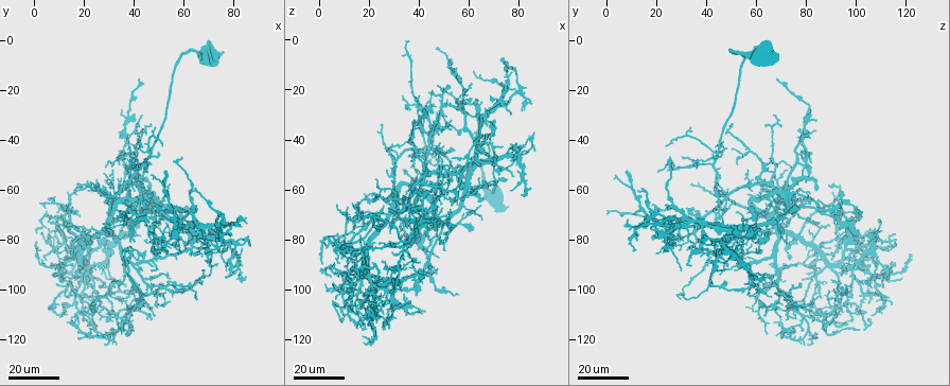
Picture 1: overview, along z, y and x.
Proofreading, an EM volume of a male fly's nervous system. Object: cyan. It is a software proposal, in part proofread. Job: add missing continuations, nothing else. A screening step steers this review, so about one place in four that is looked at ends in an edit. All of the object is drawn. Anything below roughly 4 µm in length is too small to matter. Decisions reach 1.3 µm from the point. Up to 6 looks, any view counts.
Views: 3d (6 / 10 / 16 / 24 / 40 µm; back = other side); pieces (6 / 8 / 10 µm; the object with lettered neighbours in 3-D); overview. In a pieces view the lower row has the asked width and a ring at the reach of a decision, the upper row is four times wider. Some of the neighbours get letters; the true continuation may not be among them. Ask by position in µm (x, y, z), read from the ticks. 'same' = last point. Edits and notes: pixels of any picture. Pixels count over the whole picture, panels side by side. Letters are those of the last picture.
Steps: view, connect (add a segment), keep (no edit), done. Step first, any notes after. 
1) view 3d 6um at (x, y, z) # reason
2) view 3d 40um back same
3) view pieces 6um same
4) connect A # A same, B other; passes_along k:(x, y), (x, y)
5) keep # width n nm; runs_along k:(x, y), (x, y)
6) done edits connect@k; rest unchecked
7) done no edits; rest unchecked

view 3d 24um at (6, 73, 84) # an open end

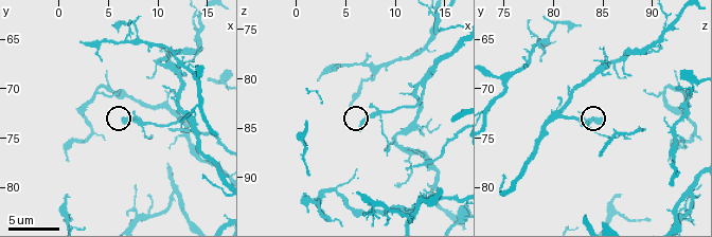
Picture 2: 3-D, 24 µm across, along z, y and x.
view pieces 6um at (6.6, 73.0, 85.2)

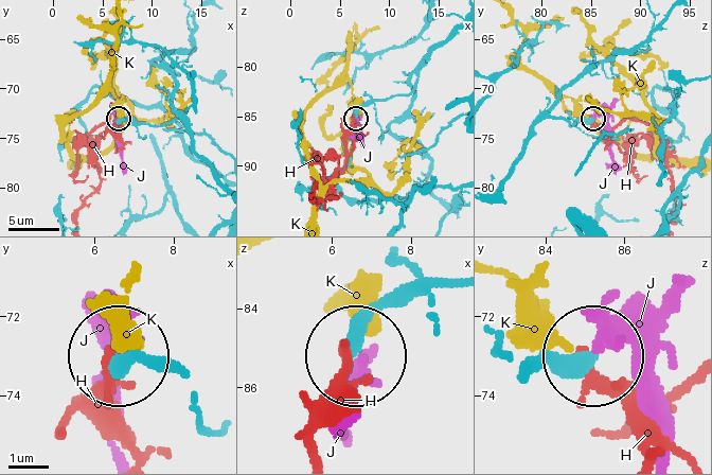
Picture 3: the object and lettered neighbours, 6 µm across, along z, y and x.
keep # H other, J other, K other; none of them fits

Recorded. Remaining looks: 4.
view 3d 16um at (53, 84, 31) # an open end

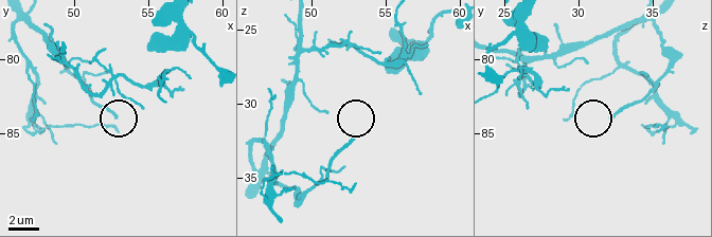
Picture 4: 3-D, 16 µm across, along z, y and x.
view pieces 10um at (53.0, 83.8, 32.2)

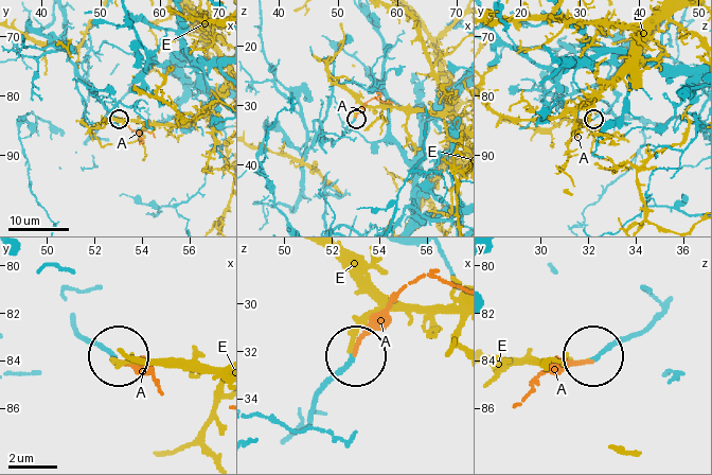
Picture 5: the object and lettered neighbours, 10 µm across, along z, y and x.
connect A # A same, E other; passes_along 5:(344, 134), (370, 100), (392, 102); it goes on there

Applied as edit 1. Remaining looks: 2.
view 3d 24um at (67, 74, 34)

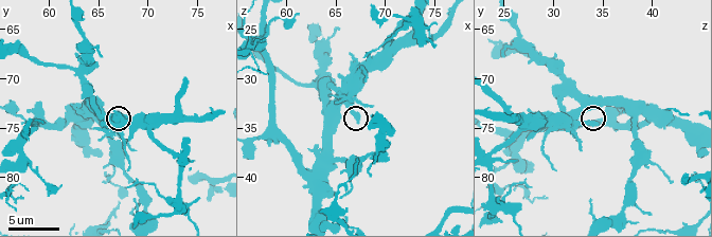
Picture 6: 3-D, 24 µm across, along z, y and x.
view pieces 10um at (67.2, 74.4, 34.4) # what lies round it

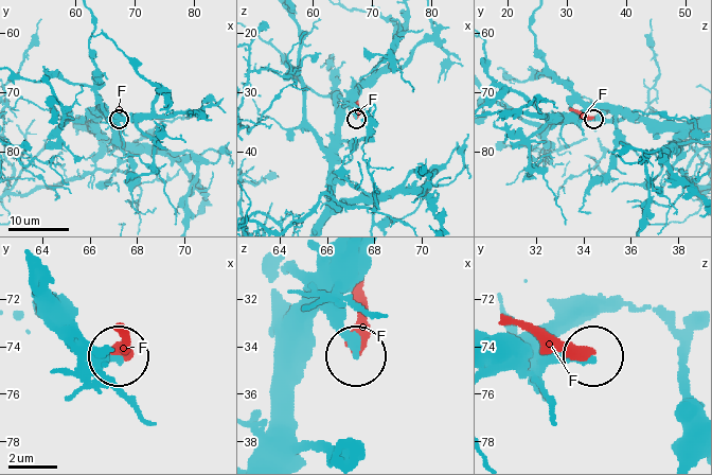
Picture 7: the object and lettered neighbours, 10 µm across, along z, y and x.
keep # F other; runs_along 7:(264, 457), (283, 415), (288, 335), (319, 309), (354, 351); none of them fits

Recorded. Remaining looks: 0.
done edits connect@5; rest unchecked

